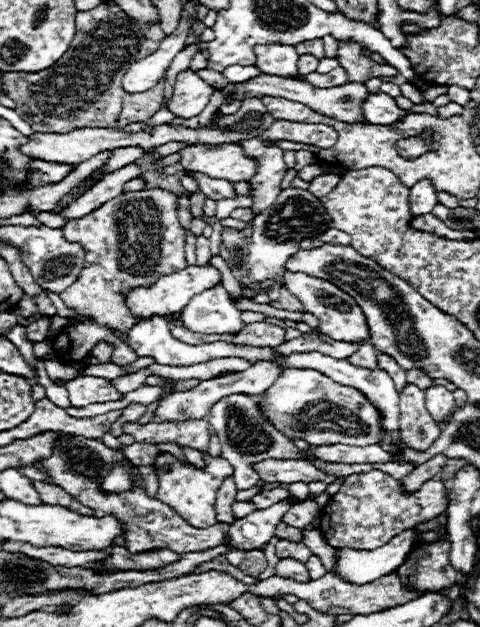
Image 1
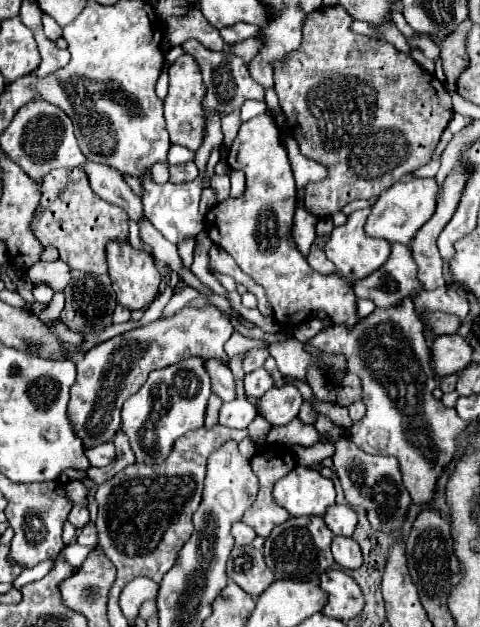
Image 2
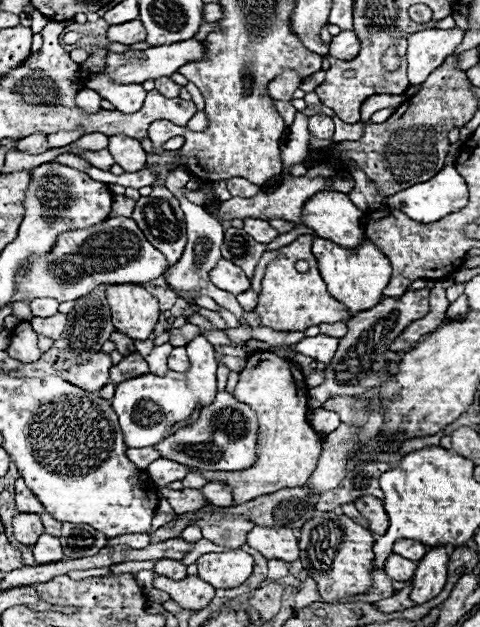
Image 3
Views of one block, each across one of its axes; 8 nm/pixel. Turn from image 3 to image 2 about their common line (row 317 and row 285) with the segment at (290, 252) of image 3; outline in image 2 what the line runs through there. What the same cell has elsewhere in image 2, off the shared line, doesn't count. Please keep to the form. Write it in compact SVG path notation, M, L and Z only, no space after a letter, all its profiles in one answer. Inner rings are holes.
M268 112L240 126L228 150L228 164L246 174L246 192L240 198L228 198L216 204L208 212L206 226L212 242L224 248L242 272L266 290L280 328L294 330L316 312L326 312L332 324L344 324L352 330L362 320L356 310L354 290L338 274L320 274L312 270L292 240L290 228L296 208L296 184L288 152L280 140L280 130Z

